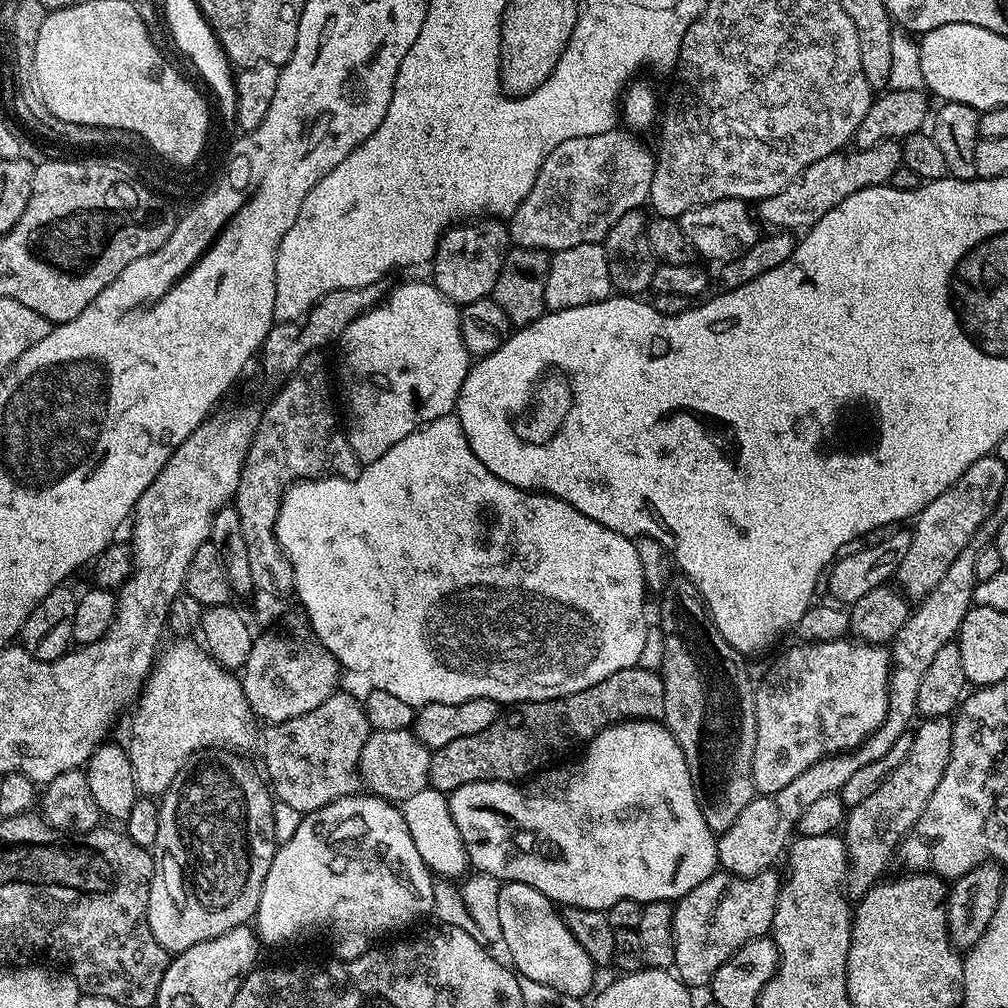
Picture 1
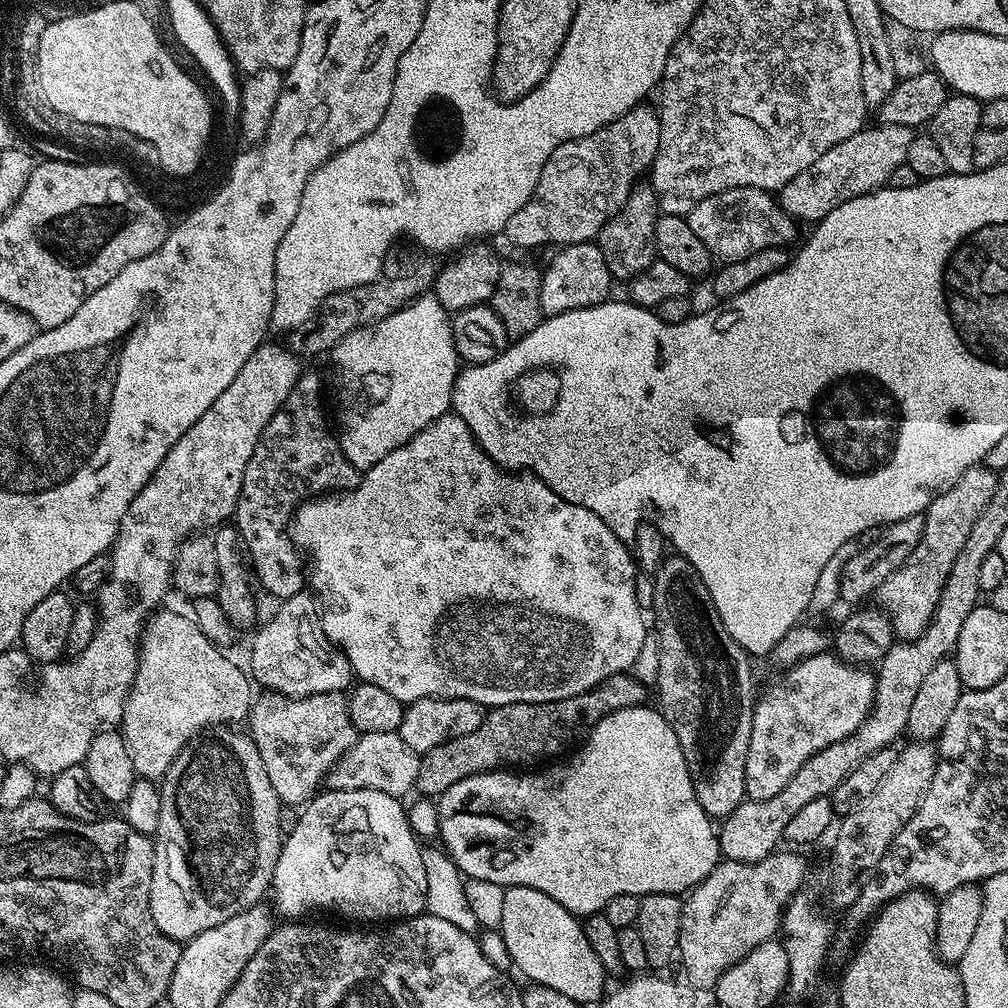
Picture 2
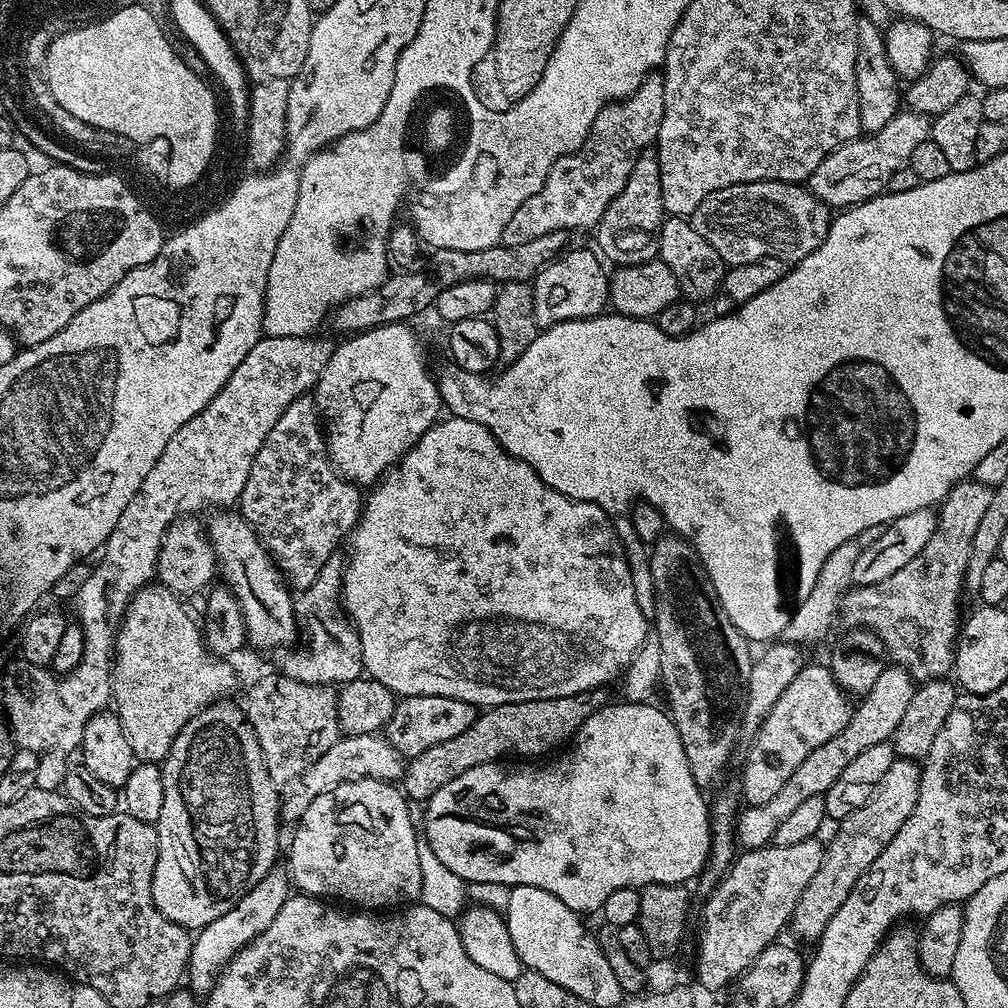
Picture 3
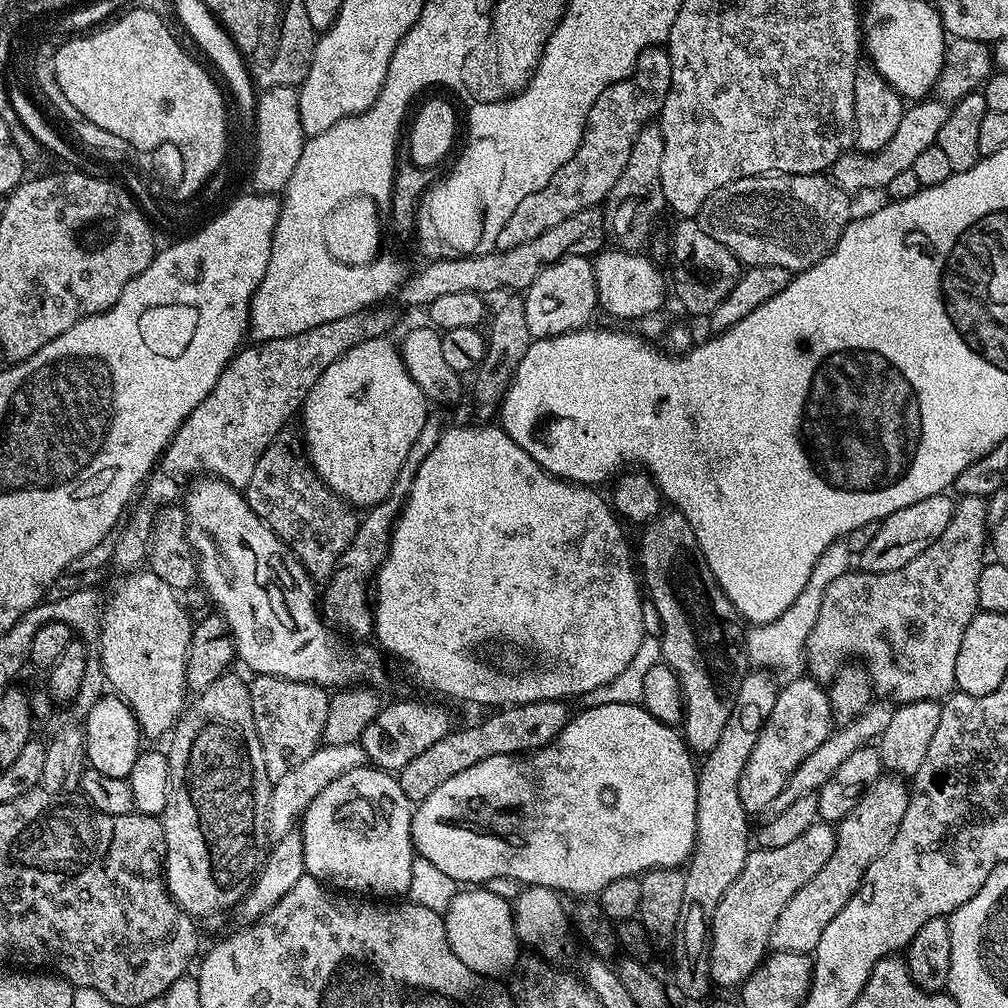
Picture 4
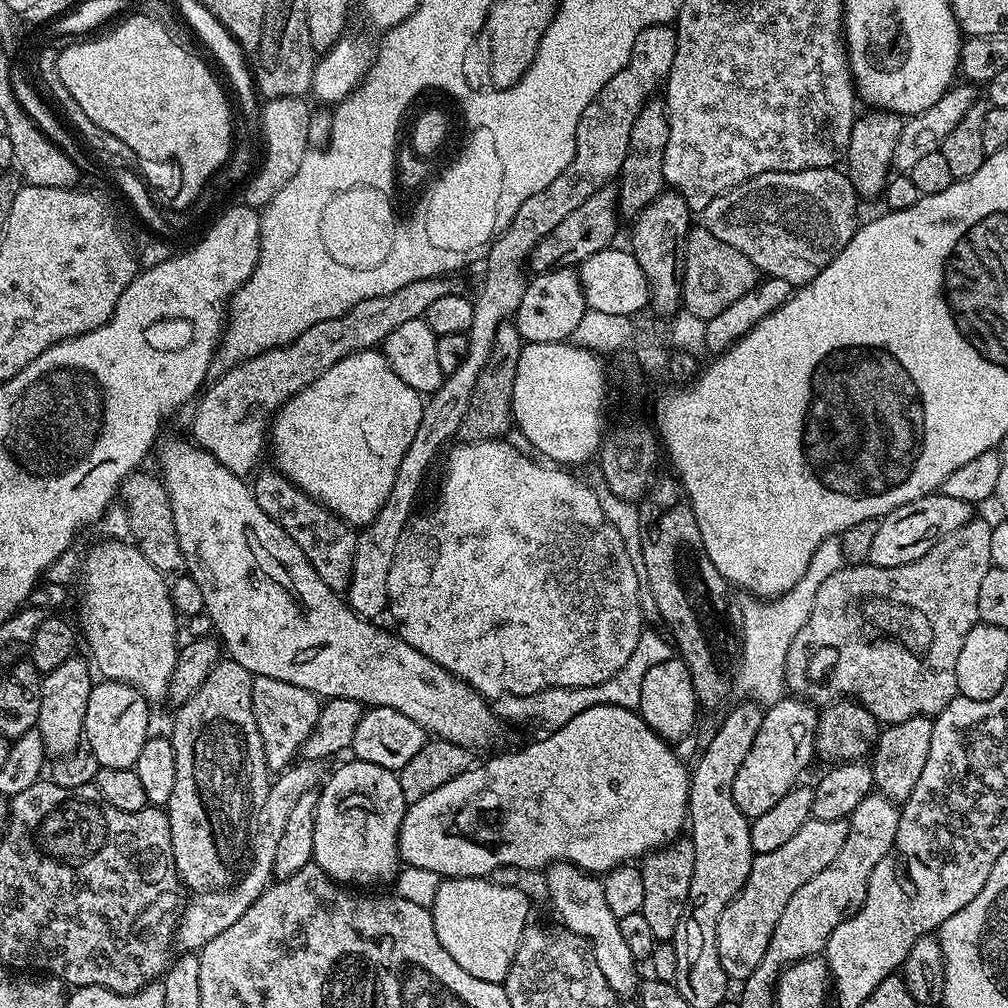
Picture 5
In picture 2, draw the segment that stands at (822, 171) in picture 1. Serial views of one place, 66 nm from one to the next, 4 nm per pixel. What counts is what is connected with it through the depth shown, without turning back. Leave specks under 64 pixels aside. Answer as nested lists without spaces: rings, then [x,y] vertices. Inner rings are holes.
[[[877,123],[875,127],[865,126],[858,134],[846,138],[846,142],[838,142],[838,146],[826,150],[826,154],[822,154],[814,166],[802,170],[798,178],[779,189],[780,207],[797,222],[818,222],[826,218],[830,210],[842,206],[842,202],[850,202],[850,198],[858,198],[885,187],[891,172],[905,164],[906,150],[910,150],[914,132],[906,126],[893,124]]]

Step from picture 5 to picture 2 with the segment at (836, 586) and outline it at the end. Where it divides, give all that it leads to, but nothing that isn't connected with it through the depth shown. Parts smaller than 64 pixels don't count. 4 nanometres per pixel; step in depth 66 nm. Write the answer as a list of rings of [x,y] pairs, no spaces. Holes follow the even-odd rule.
[[[977,466],[963,472],[958,482],[950,486],[950,490],[938,494],[938,498],[930,502],[928,511],[923,513],[924,533],[918,546],[914,546],[914,554],[910,554],[910,558],[906,558],[906,562],[902,562],[902,566],[898,566],[898,570],[890,574],[890,578],[886,578],[886,582],[882,582],[882,586],[875,592],[875,603],[888,615],[888,619],[892,621],[892,631],[901,641],[917,640],[934,618],[934,610],[938,606],[938,598],[942,594],[946,578],[950,574],[950,566],[954,566],[954,558],[958,558],[966,537],[974,527],[974,521],[978,519],[978,514],[982,514],[984,507],[990,503],[990,497],[996,489],[996,477],[997,473],[992,469]]]

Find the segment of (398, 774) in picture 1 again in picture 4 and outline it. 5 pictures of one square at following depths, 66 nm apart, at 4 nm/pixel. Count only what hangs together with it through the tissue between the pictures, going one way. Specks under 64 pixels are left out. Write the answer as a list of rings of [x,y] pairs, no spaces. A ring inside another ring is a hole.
[[[325,743],[316,748],[306,762],[301,762],[299,766],[294,766],[287,774],[282,774],[282,778],[275,780],[270,794],[270,806],[268,807],[268,839],[275,842],[282,838],[282,834],[290,834],[301,823],[304,811],[342,774],[346,774],[355,768],[363,768],[366,764],[364,749],[359,743],[348,745],[330,745]]]

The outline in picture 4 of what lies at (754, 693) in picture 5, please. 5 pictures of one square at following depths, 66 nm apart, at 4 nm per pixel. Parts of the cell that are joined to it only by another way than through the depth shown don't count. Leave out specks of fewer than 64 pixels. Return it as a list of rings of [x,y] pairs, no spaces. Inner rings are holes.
[[[837,542],[822,550],[822,558],[810,570],[810,582],[802,586],[802,594],[794,598],[792,605],[778,618],[769,624],[758,624],[749,627],[746,632],[746,651],[748,659],[757,669],[771,670],[778,674],[781,681],[799,680],[802,676],[802,657],[804,647],[810,638],[810,630],[814,630],[814,622],[818,622],[818,610],[822,610],[822,598],[834,578],[842,578],[854,564],[854,554],[847,543]]]

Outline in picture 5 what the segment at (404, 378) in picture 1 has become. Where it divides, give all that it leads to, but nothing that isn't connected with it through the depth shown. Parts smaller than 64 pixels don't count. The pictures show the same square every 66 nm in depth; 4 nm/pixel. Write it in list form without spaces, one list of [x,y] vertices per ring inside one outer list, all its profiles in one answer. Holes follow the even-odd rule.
[[[383,351],[355,352],[330,366],[330,370],[280,407],[270,425],[275,467],[307,496],[314,497],[346,523],[366,525],[376,517],[378,510],[382,510],[390,494],[390,486],[394,486],[394,474],[398,474],[406,446],[410,446],[414,434],[418,434],[423,409],[421,393],[406,386],[406,382],[394,374]]]

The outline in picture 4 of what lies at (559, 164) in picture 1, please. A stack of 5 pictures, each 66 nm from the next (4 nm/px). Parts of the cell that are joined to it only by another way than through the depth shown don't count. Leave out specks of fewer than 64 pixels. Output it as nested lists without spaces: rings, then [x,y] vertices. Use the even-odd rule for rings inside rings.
[[[653,46],[641,52],[635,70],[625,80],[617,80],[598,94],[594,106],[590,106],[588,111],[582,142],[574,158],[570,158],[570,162],[566,162],[566,166],[562,166],[562,170],[558,170],[542,190],[518,202],[518,210],[514,210],[506,226],[502,226],[498,233],[496,248],[522,246],[522,242],[546,234],[550,226],[558,226],[558,222],[578,214],[580,210],[603,205],[630,158],[634,140],[647,124],[659,117],[666,94],[670,94],[668,50],[664,46]]]

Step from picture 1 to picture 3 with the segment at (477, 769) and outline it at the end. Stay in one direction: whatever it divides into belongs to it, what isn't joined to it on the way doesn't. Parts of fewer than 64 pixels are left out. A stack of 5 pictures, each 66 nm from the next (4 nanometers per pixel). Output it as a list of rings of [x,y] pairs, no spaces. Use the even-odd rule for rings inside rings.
[[[596,688],[593,692],[570,694],[566,698],[497,704],[495,708],[481,711],[470,730],[446,742],[438,742],[438,746],[430,746],[430,750],[422,750],[422,754],[407,761],[402,791],[409,801],[427,802],[431,796],[438,794],[438,790],[442,790],[442,786],[446,786],[446,782],[454,782],[458,774],[466,774],[466,770],[474,770],[474,766],[500,762],[505,758],[547,757],[563,749],[575,737],[584,719],[596,709],[604,707],[604,694],[604,688]]]

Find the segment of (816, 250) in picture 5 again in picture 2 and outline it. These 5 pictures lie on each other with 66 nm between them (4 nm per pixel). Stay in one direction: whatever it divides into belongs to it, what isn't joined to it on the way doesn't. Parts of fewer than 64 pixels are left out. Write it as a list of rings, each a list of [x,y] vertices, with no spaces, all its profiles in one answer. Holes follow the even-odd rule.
[[[757,188],[722,190],[694,206],[687,214],[690,230],[717,261],[741,260],[763,248],[783,248],[796,236],[797,221],[780,207],[777,197]]]

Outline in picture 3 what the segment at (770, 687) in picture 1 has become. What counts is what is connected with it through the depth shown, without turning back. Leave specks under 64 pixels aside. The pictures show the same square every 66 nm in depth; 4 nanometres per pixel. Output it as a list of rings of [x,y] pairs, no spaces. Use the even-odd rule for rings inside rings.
[[[805,663],[803,670],[782,690],[782,698],[774,702],[774,710],[766,714],[762,726],[751,737],[748,757],[744,760],[744,773],[740,776],[740,792],[744,795],[743,803],[761,804],[770,802],[778,790],[782,790],[786,778],[798,770],[805,760],[806,754],[811,754],[822,746],[822,742],[830,742],[838,730],[842,730],[852,717],[853,701],[848,693],[843,692],[836,679],[832,677],[831,668],[823,663]]]

